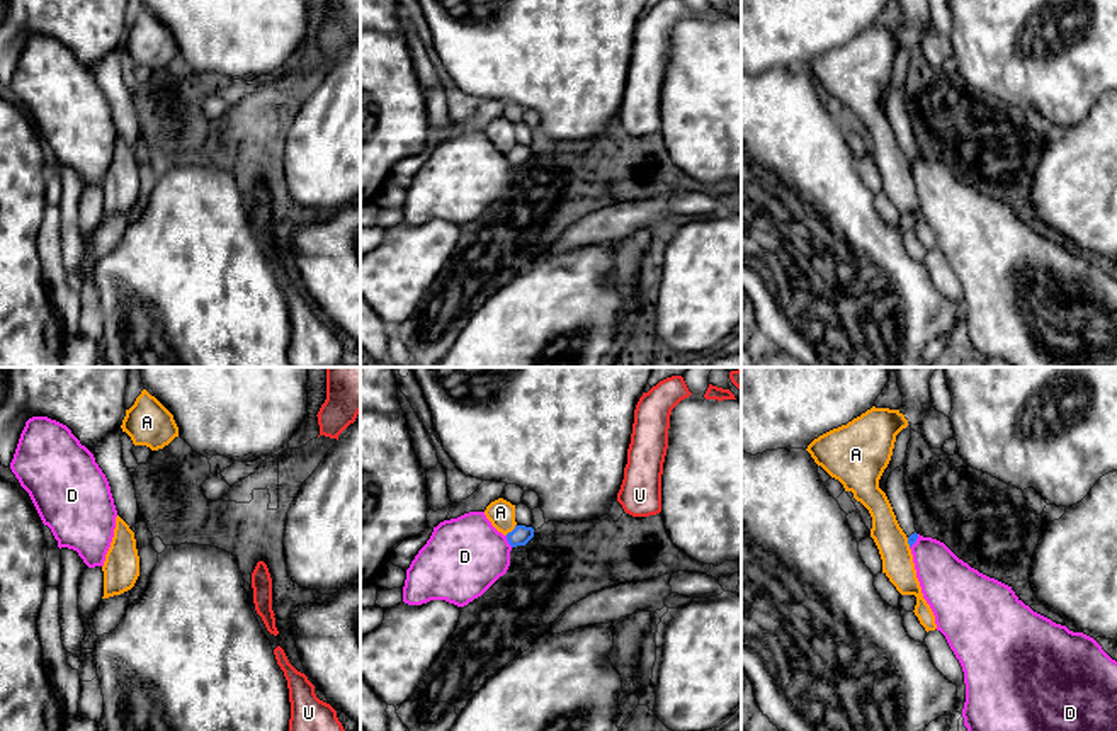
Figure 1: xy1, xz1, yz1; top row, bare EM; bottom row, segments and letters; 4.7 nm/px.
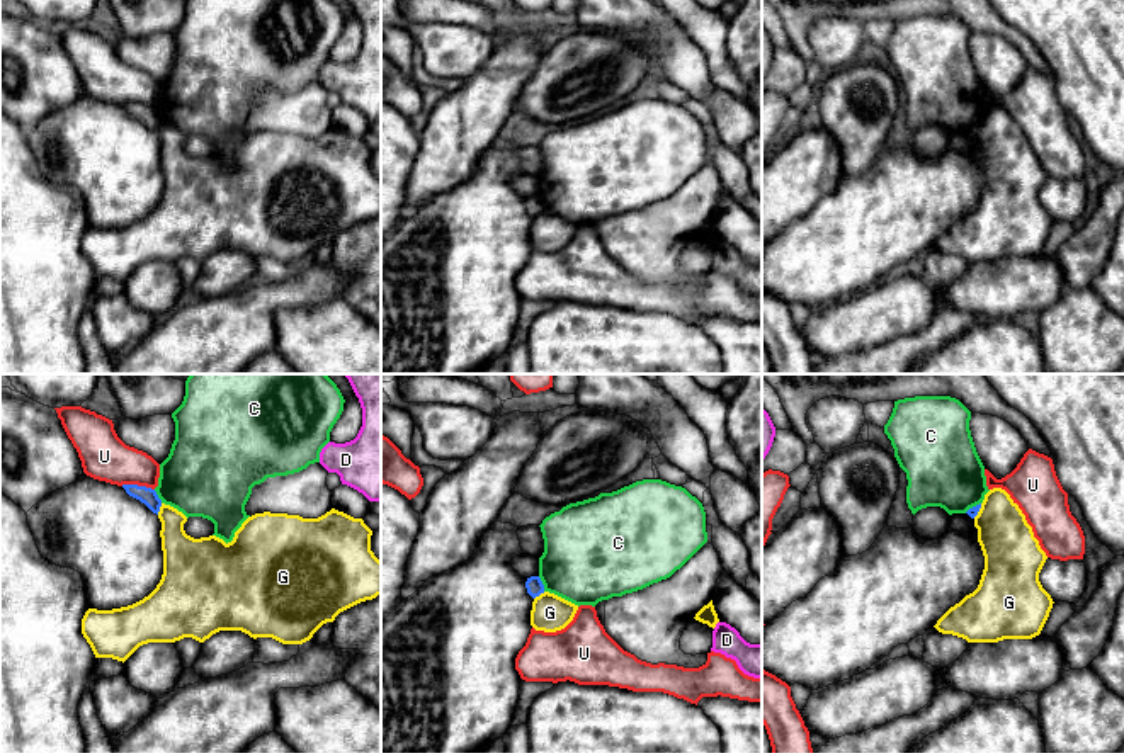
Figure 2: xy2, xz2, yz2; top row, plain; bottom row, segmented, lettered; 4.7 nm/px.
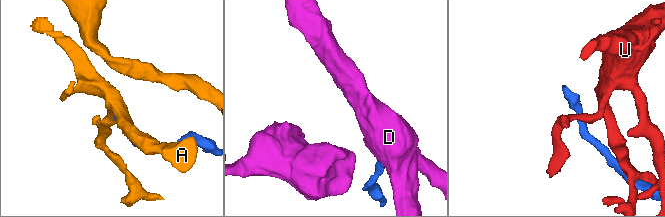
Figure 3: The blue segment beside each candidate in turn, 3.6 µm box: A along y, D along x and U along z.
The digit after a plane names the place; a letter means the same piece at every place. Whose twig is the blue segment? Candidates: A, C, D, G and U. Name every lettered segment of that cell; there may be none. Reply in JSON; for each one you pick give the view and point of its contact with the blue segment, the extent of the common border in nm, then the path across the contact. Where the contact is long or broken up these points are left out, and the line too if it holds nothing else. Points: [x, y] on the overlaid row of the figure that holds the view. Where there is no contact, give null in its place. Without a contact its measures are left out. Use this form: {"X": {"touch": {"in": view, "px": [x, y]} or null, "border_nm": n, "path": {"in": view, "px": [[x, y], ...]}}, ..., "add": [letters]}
{"add": []}

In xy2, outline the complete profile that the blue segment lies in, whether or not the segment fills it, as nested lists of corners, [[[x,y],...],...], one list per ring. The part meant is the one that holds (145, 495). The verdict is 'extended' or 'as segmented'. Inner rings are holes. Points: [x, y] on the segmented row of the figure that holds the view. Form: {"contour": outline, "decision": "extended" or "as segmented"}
{"contour": [[[122,484],[126,493],[141,503],[145,503],[153,513],[158,515],[162,500],[158,498],[156,491],[146,486],[138,486],[138,484]]], "decision": "as segmented"}

